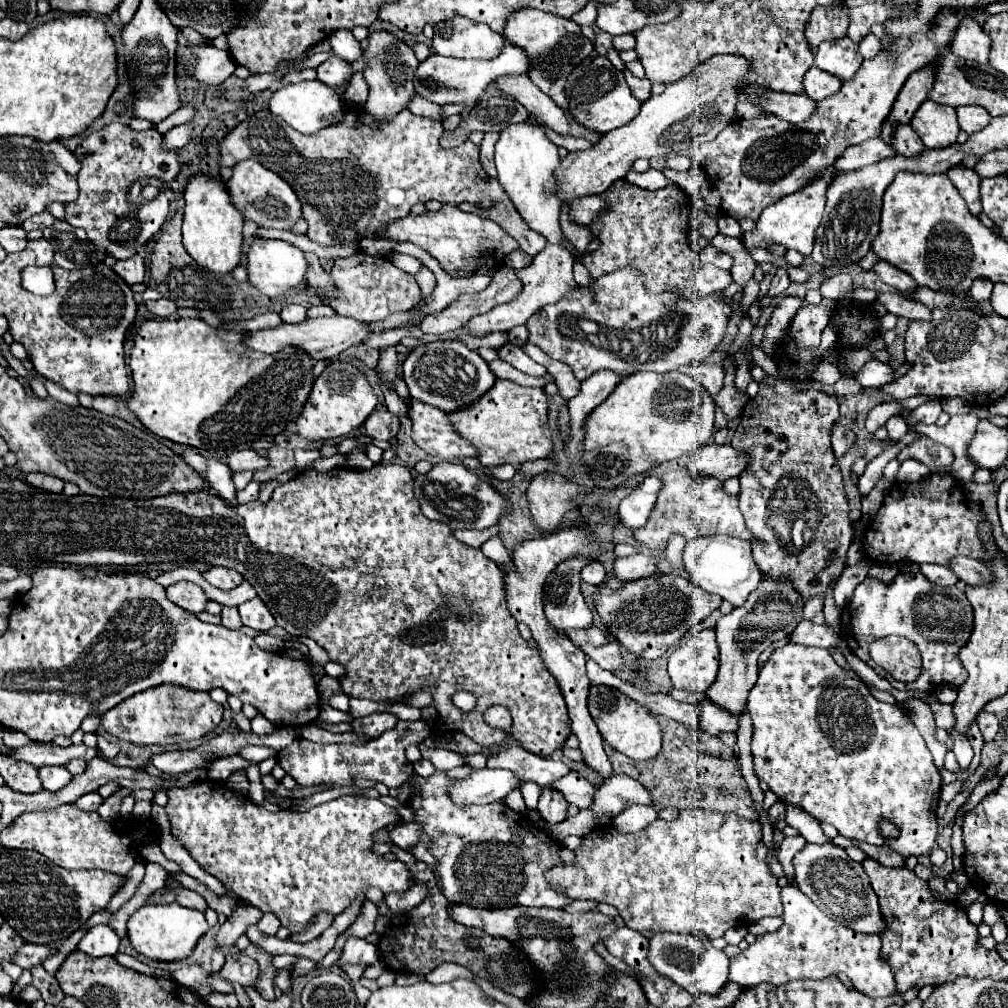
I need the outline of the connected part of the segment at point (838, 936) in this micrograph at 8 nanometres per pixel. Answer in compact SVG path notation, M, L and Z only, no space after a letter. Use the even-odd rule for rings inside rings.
M787 886L781 892L781 900L783 900L783 926L775 932L775 934L765 934L759 936L755 944L751 944L747 950L743 950L739 956L731 958L729 964L729 980L737 982L743 988L761 984L761 982L769 982L769 984L785 984L791 980L823 980L827 976L833 974L847 974L851 978L851 982L855 984L855 990L879 998L879 996L891 996L895 994L895 980L891 974L891 968L881 960L881 938L877 934L861 934L855 932L835 920L831 920L829 916L825 916L797 886Z

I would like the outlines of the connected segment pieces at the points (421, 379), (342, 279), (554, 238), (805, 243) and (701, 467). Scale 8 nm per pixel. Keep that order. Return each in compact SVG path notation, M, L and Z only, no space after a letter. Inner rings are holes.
M433 340L411 350L407 360L403 362L403 380L407 382L411 398L423 404L433 404L445 414L453 414L475 404L485 392L493 388L497 378L489 370L487 362L475 350L469 350L463 342Z
M357 252L349 258L335 260L335 266L331 270L331 278L339 290L337 298L329 304L335 308L337 314L349 316L363 322L379 322L389 318L391 314L405 312L413 308L413 304L419 300L419 288L411 274L399 270L389 262L389 258L369 256L365 252Z
M513 124L501 132L495 144L495 166L497 166L497 180L503 186L505 194L513 202L519 216L525 224L543 234L549 242L559 242L563 232L559 226L561 206L563 200L559 198L559 184L555 178L555 168L559 166L561 158L557 154L557 146L551 144L543 130L529 124Z
M829 166L825 168L825 172L821 172L821 176L817 176L817 180L813 180L813 184L775 202L775 218L763 212L756 222L756 228L750 232L743 232L743 246L747 249L765 249L770 244L781 244L787 250L799 250L801 254L809 256L813 250L813 236L817 234L817 224L821 224L821 216L825 210L825 188L829 188L829 180L833 180L833 176L837 176L837 170Z
M705 444L697 454L691 454L687 468L695 476L713 474L719 480L729 480L739 476L745 470L745 464L749 464L749 456L745 456L745 452L737 452L731 444Z

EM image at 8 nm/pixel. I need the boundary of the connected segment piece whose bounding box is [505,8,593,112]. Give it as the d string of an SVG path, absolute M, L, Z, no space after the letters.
M523 8L509 16L505 32L507 32L507 40L511 44L521 46L529 54L529 60L531 60L529 78L533 80L533 84L539 86L539 90L545 92L561 110L569 112L569 108L567 108L569 102L563 92L565 80L567 80L569 72L593 52L593 44L581 34L581 28L569 18L559 18L549 12Z

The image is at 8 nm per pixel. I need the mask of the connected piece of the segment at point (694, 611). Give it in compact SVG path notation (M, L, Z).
M609 574L609 578L595 588L593 604L613 640L645 660L655 660L663 656L669 646L679 642L689 628L717 610L721 598L707 594L677 574L655 574L631 582L617 580L617 576Z

